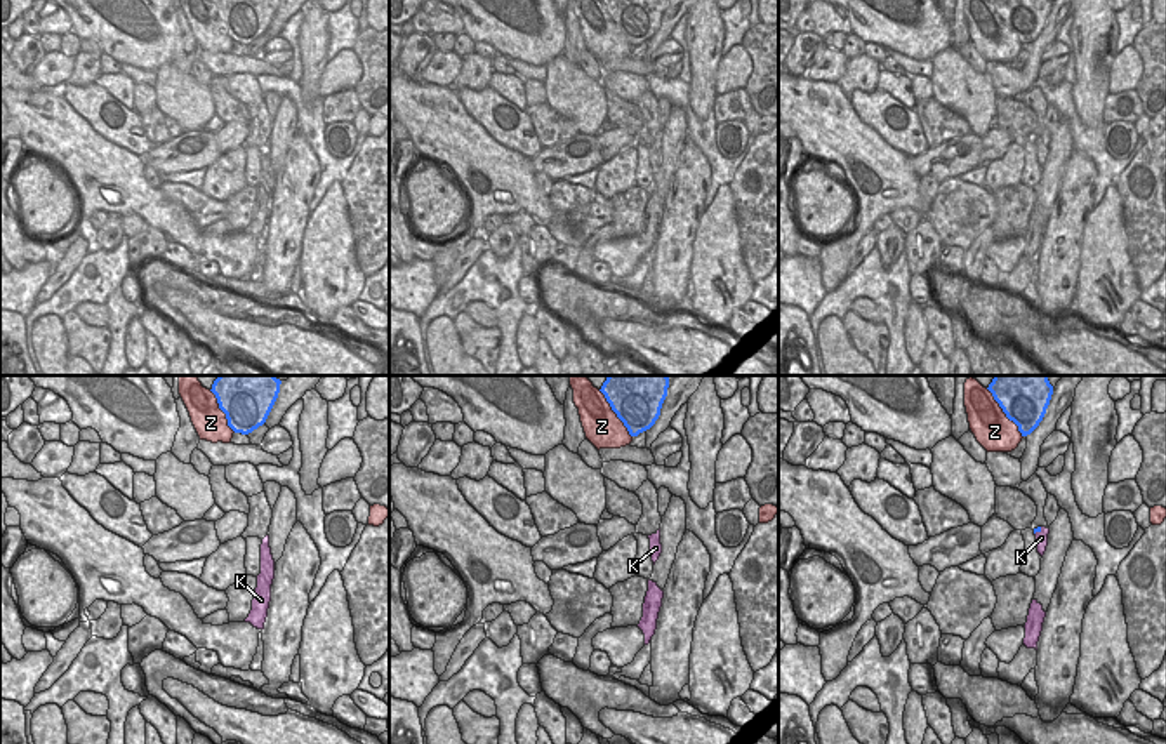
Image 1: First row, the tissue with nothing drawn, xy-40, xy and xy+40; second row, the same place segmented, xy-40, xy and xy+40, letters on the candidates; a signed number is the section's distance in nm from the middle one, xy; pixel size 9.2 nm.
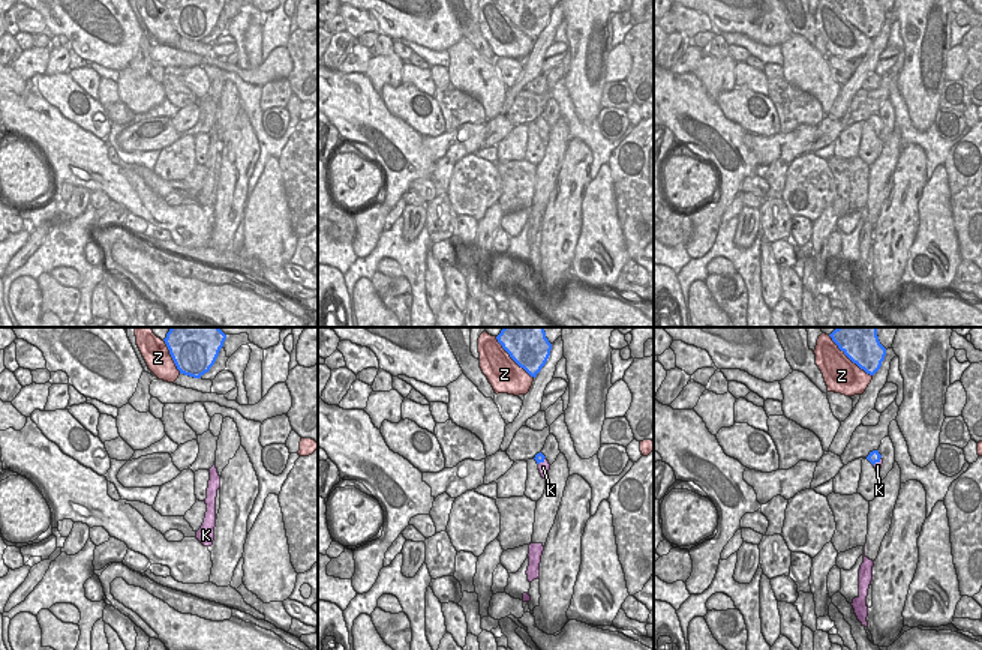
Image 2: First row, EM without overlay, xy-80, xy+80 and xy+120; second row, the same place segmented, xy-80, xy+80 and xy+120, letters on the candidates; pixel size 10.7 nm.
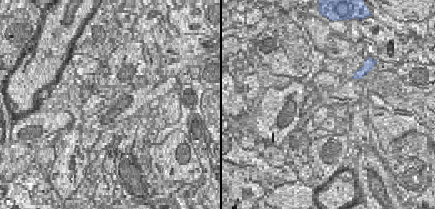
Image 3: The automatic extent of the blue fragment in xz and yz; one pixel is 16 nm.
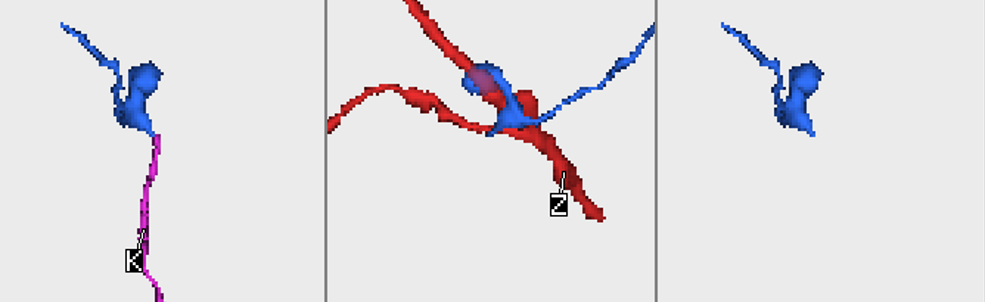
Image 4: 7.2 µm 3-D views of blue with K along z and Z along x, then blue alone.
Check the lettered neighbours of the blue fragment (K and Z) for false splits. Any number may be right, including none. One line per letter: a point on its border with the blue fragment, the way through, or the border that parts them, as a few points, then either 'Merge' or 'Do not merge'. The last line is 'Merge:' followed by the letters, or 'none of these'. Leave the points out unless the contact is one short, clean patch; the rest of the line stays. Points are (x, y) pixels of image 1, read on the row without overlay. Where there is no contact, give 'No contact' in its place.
K: Touches blue at xy+40 (1038, 141). Boundary: xy+40 (1041, 138), (1034, 145). Do not merge
Z: Touches blue at xy+40 (1005, 23). Do not merge
Merge: none of these.

